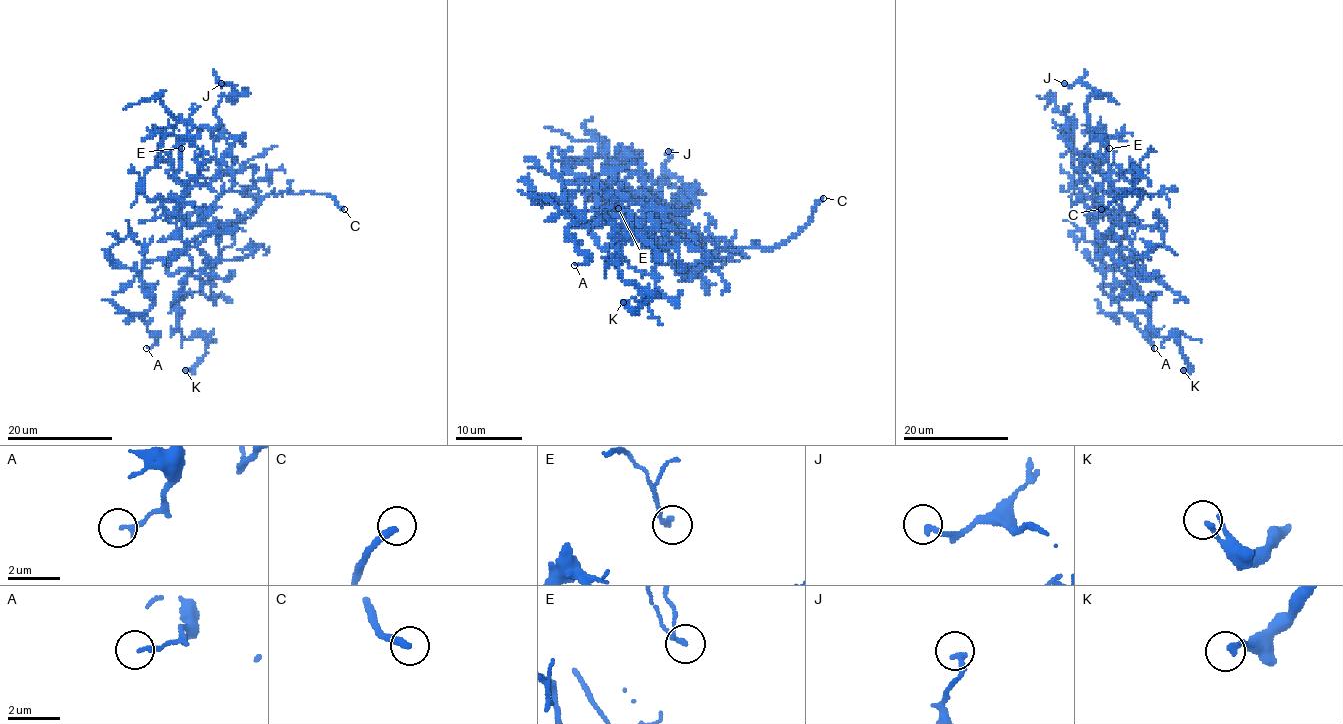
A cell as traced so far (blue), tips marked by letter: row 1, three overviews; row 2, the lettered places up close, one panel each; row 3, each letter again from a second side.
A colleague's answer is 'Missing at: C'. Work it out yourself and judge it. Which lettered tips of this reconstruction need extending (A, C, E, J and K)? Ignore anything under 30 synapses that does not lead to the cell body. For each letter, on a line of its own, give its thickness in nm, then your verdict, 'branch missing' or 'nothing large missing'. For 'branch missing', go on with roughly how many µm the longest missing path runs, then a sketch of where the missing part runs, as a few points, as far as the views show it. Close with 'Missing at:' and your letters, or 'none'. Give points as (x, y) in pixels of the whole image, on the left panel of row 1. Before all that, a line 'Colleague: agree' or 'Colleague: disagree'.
Colleague: agree
A: 180 nm thick; nothing large missing
C: 280 nm thick; branch missing; about 45 µm are missing; missing branch runs (344, 209), (379, 220), (406, 221), (402, 220), (397, 234), (373, 258), (373, 261), (377, 259)
E: 120 nm thick; nothing large missing
J: 200 nm thick; nothing large missing
K: 150 nm thick; nothing large missing
Missing at: C

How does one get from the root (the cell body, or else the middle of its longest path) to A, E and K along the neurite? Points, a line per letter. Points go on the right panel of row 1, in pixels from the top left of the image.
A: (1114, 221), (1102, 237), (1104, 243), (1122, 258), (1112, 269), (1113, 296), (1120, 311), (1134, 323), (1154, 348)
E: (1114, 221), (1093, 192), (1098, 188), (1112, 194), (1113, 190), (1085, 153), (1096, 133), (1105, 135), (1109, 148)
K: (1114, 221), (1102, 237), (1104, 245), (1114, 265), (1146, 300), (1151, 327), (1178, 343), (1190, 364), (1183, 370)

